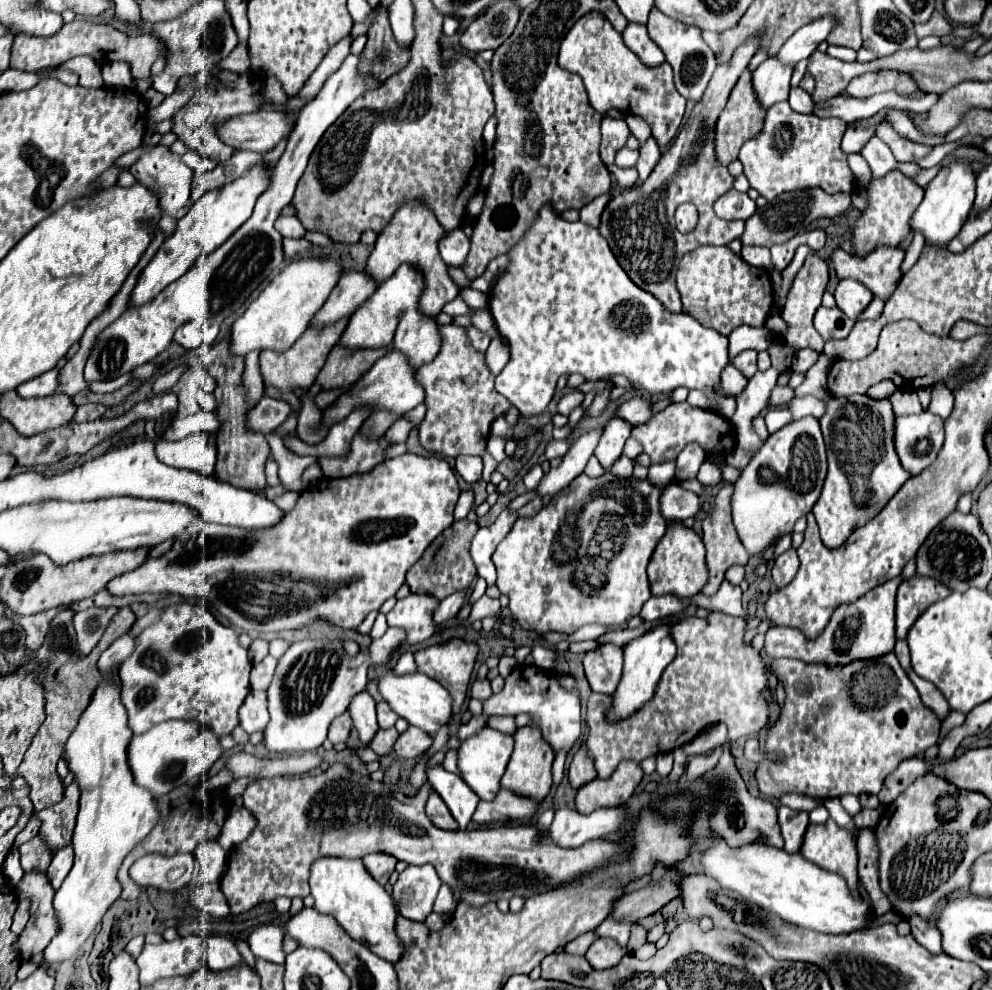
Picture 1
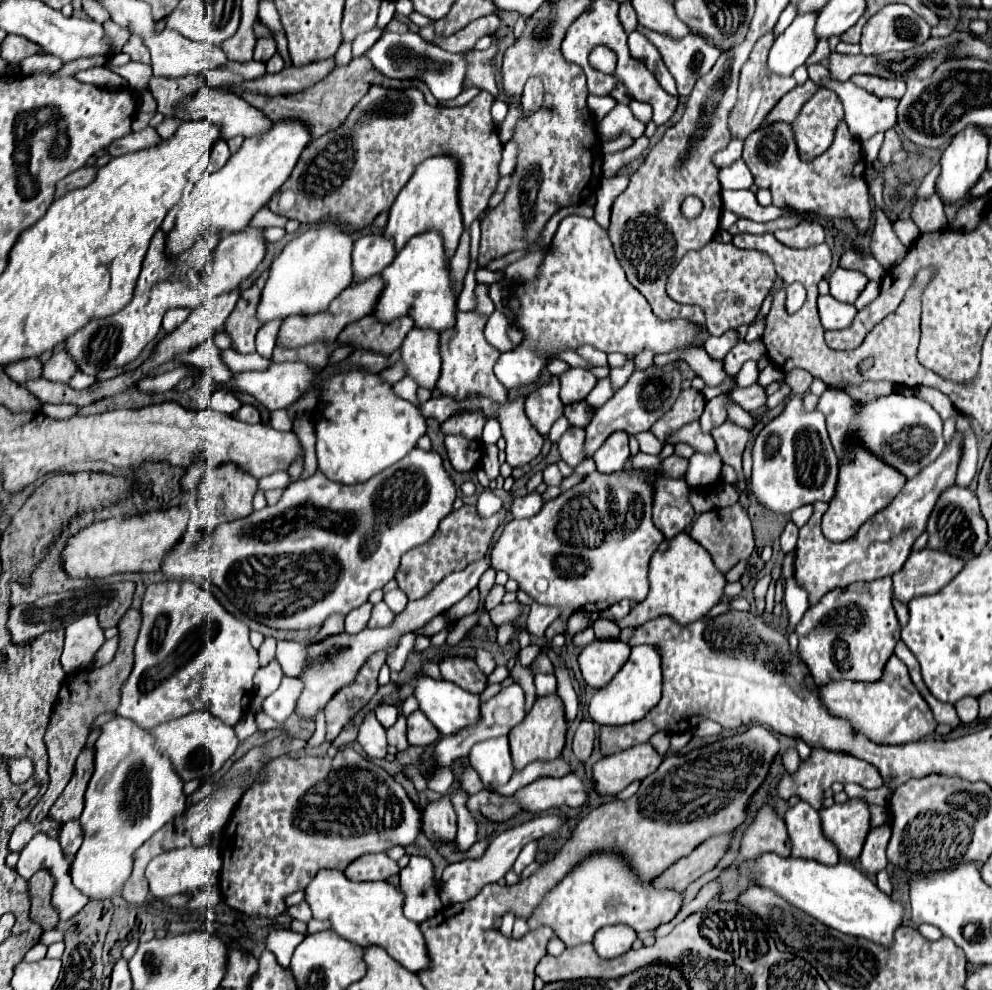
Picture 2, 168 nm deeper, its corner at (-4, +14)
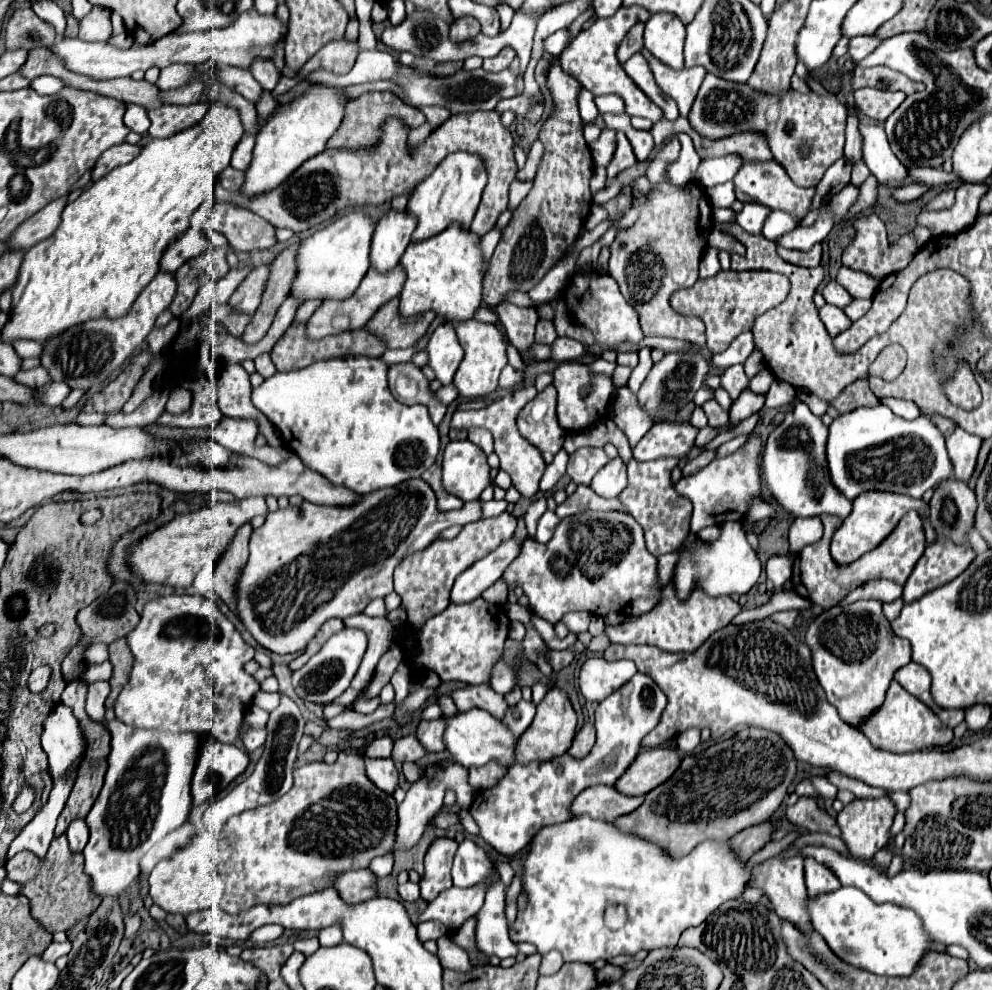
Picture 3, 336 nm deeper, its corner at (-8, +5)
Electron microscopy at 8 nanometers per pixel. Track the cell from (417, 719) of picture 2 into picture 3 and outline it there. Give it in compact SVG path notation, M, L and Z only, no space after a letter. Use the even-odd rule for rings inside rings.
M436 719L436 721L420 721L420 725L416 729L416 737L418 737L418 741L422 743L422 747L426 751L444 751L442 733L444 733L442 719Z

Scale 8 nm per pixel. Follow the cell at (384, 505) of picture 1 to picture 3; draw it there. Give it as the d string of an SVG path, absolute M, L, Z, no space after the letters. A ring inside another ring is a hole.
M408 479L408 481L402 481L400 485L396 487L384 487L384 489L378 489L378 491L372 491L372 493L364 493L358 497L358 501L354 505L346 505L346 507L340 507L340 505L314 505L310 501L302 501L302 505L294 507L294 505L288 505L286 509L278 509L274 513L268 515L266 523L258 529L254 529L252 537L250 537L250 557L246 561L246 565L242 567L240 575L238 575L238 581L236 581L236 611L244 623L244 627L254 635L254 639L274 651L274 653L294 653L294 651L302 651L312 639L314 635L318 633L318 629L332 617L340 617L340 619L346 619L346 617L352 617L352 615L358 615L366 609L366 605L376 599L376 597L384 597L384 595L390 595L394 591L394 583L392 583L392 573L396 569L396 565L412 555L412 553L418 553L418 551L424 551L434 539L438 539L438 535L452 527L452 525L466 525L466 523L472 523L480 519L480 503L478 501L472 501L472 503L466 503L460 511L440 511L438 509L438 497L434 493L434 489L424 481L424 479Z

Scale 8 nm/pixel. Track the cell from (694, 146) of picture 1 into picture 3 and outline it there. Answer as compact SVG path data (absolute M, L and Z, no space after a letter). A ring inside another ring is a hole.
M672 137L648 163L646 177L648 181L652 181L654 189L646 193L646 201L636 201L632 205L632 209L638 211L636 223L628 229L618 231L614 243L610 245L610 275L618 281L626 301L638 307L642 331L646 335L686 339L704 347L706 335L702 319L680 317L668 303L670 295L676 289L690 287L698 279L698 267L712 229L712 205L704 189L696 181L690 181L686 185L672 185L666 179L666 171L678 159L678 155L680 141Z

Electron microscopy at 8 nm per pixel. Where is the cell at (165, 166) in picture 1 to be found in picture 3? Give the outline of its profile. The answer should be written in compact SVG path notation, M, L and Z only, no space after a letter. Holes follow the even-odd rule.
M120 143L120 145L114 145L110 147L108 151L104 151L92 171L92 179L98 181L100 177L104 177L106 173L110 173L112 169L116 169L118 165L122 163L128 163L130 159L138 157L142 151L140 145L130 145L130 143Z

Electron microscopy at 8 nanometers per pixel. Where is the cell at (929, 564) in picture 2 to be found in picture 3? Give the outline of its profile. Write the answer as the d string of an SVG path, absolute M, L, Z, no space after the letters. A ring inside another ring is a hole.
M942 539L928 545L912 575L904 583L904 603L912 603L926 593L950 583L972 563L974 557L976 553L970 545L950 545L950 541Z

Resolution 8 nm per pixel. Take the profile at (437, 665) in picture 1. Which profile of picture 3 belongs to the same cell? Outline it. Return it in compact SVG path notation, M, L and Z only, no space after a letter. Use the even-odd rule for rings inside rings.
M482 683L482 685L466 685L462 689L454 689L452 691L452 699L454 699L458 711L480 707L480 709L486 709L496 719L502 719L504 713L506 713L506 709L508 709L504 697L498 695L486 683Z

